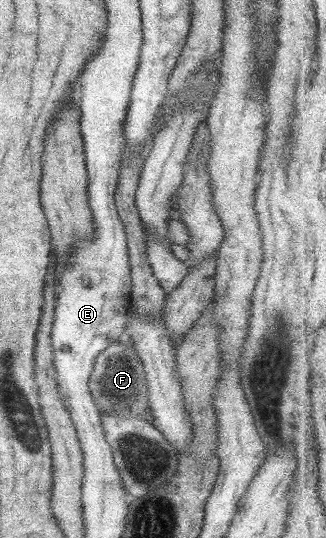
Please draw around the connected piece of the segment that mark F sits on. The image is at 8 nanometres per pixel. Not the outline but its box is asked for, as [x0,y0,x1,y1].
[88,340,151,423]

